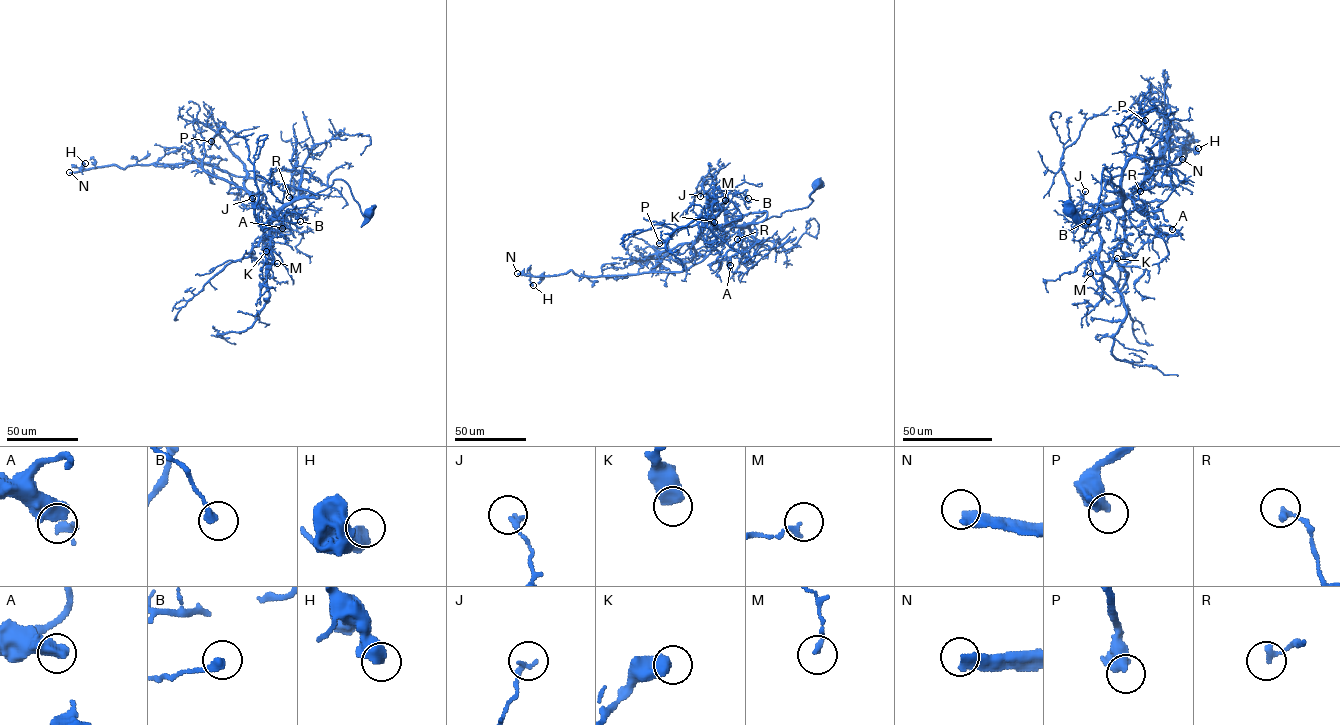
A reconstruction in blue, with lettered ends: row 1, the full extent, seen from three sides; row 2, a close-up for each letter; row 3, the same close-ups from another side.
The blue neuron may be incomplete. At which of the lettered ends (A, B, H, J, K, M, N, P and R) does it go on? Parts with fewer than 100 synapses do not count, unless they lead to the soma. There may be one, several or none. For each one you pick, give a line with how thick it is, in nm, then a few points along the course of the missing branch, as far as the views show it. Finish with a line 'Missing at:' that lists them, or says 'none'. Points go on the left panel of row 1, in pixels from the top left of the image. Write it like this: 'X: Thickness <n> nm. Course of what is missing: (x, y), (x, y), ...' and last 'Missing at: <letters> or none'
N: Thickness 440 nm. Course of what is missing: (69, 172), (36, 173), (22, 168), (37, 161)
Missing at: N

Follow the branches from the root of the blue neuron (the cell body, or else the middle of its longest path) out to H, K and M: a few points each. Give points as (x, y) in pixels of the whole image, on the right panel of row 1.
H: (1069, 209), (1088, 223), (1104, 168), (1115, 191), (1104, 189), (1111, 178), (1198, 148)
K: (1069, 209), (1088, 223), (1104, 168), (1122, 201), (1100, 216), (1100, 267), (1107, 271), (1117, 258)
M: (1069, 209), (1088, 223), (1104, 168), (1120, 188), (1121, 202), (1100, 216), (1090, 273)

